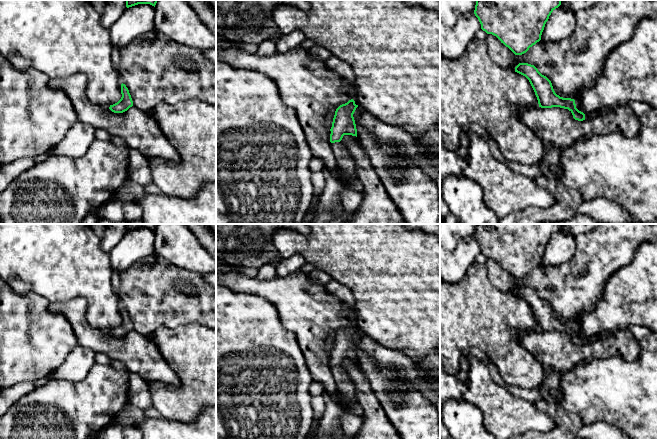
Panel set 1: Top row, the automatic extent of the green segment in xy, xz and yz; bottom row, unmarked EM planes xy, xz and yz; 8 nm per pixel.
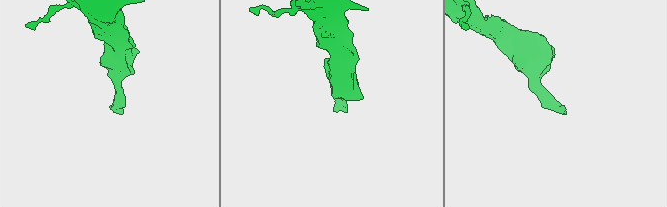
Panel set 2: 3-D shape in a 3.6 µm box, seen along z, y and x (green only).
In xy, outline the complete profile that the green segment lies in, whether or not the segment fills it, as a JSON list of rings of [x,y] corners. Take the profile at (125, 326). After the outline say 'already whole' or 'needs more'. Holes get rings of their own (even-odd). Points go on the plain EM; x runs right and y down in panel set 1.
[[[123,307],[121,308],[121,318],[121,323],[109,331],[109,333],[114,337],[123,337],[133,330],[133,325],[129,314]]] | already whole

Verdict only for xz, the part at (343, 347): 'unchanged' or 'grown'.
grown

